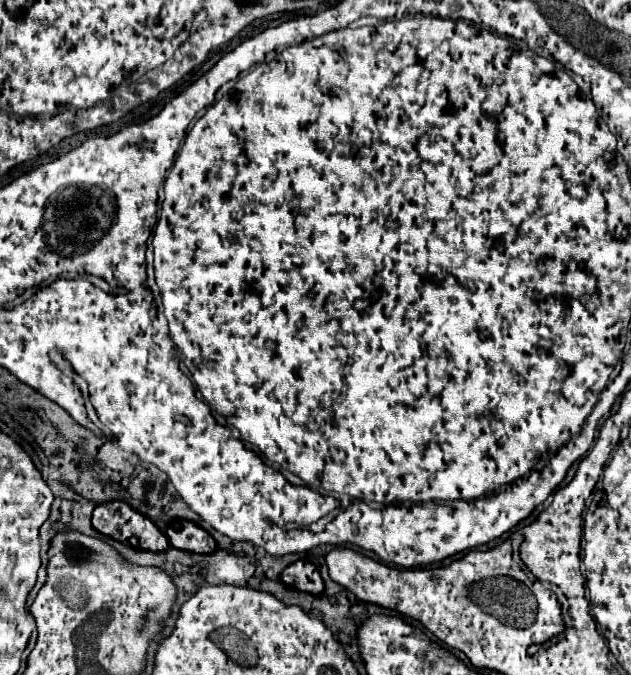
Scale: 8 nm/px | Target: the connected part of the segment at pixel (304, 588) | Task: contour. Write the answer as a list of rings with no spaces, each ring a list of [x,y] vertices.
[[[296,560],[290,564],[282,574],[280,580],[284,586],[293,586],[302,592],[320,596],[324,592],[324,580],[318,572],[318,568],[308,560]]]

